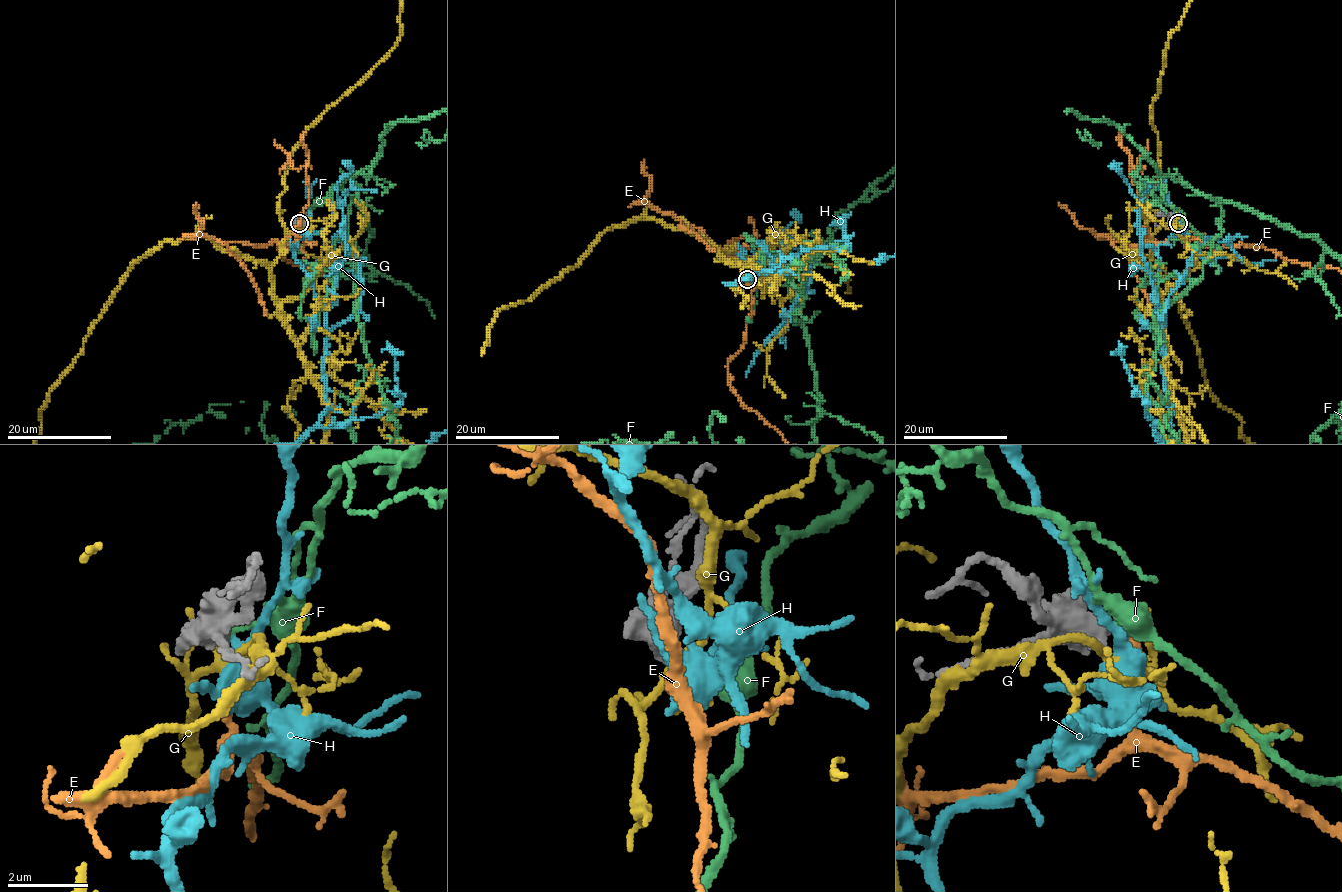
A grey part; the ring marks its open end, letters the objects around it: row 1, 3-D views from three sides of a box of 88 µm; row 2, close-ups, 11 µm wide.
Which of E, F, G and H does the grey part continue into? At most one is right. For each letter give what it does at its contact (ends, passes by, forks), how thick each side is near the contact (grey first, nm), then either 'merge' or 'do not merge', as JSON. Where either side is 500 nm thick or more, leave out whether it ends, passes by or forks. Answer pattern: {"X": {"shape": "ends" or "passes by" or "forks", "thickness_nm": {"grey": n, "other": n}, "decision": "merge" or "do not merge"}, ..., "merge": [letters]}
{"E": {"shape": "ends", "thickness_nm": {"grey": 480, "other": 240}, "decision": "do not merge"}, "F": {"shape": "ends", "thickness_nm": {"grey": 480, "other": 100}, "decision": "do not merge"}, "G": {"thickness_nm": {"grey": 500, "other": 170}, "decision": "do not merge"}, "H": {"thickness_nm": {"grey": 550, "other": 360}, "decision": "do not merge"}, "merge": []}

